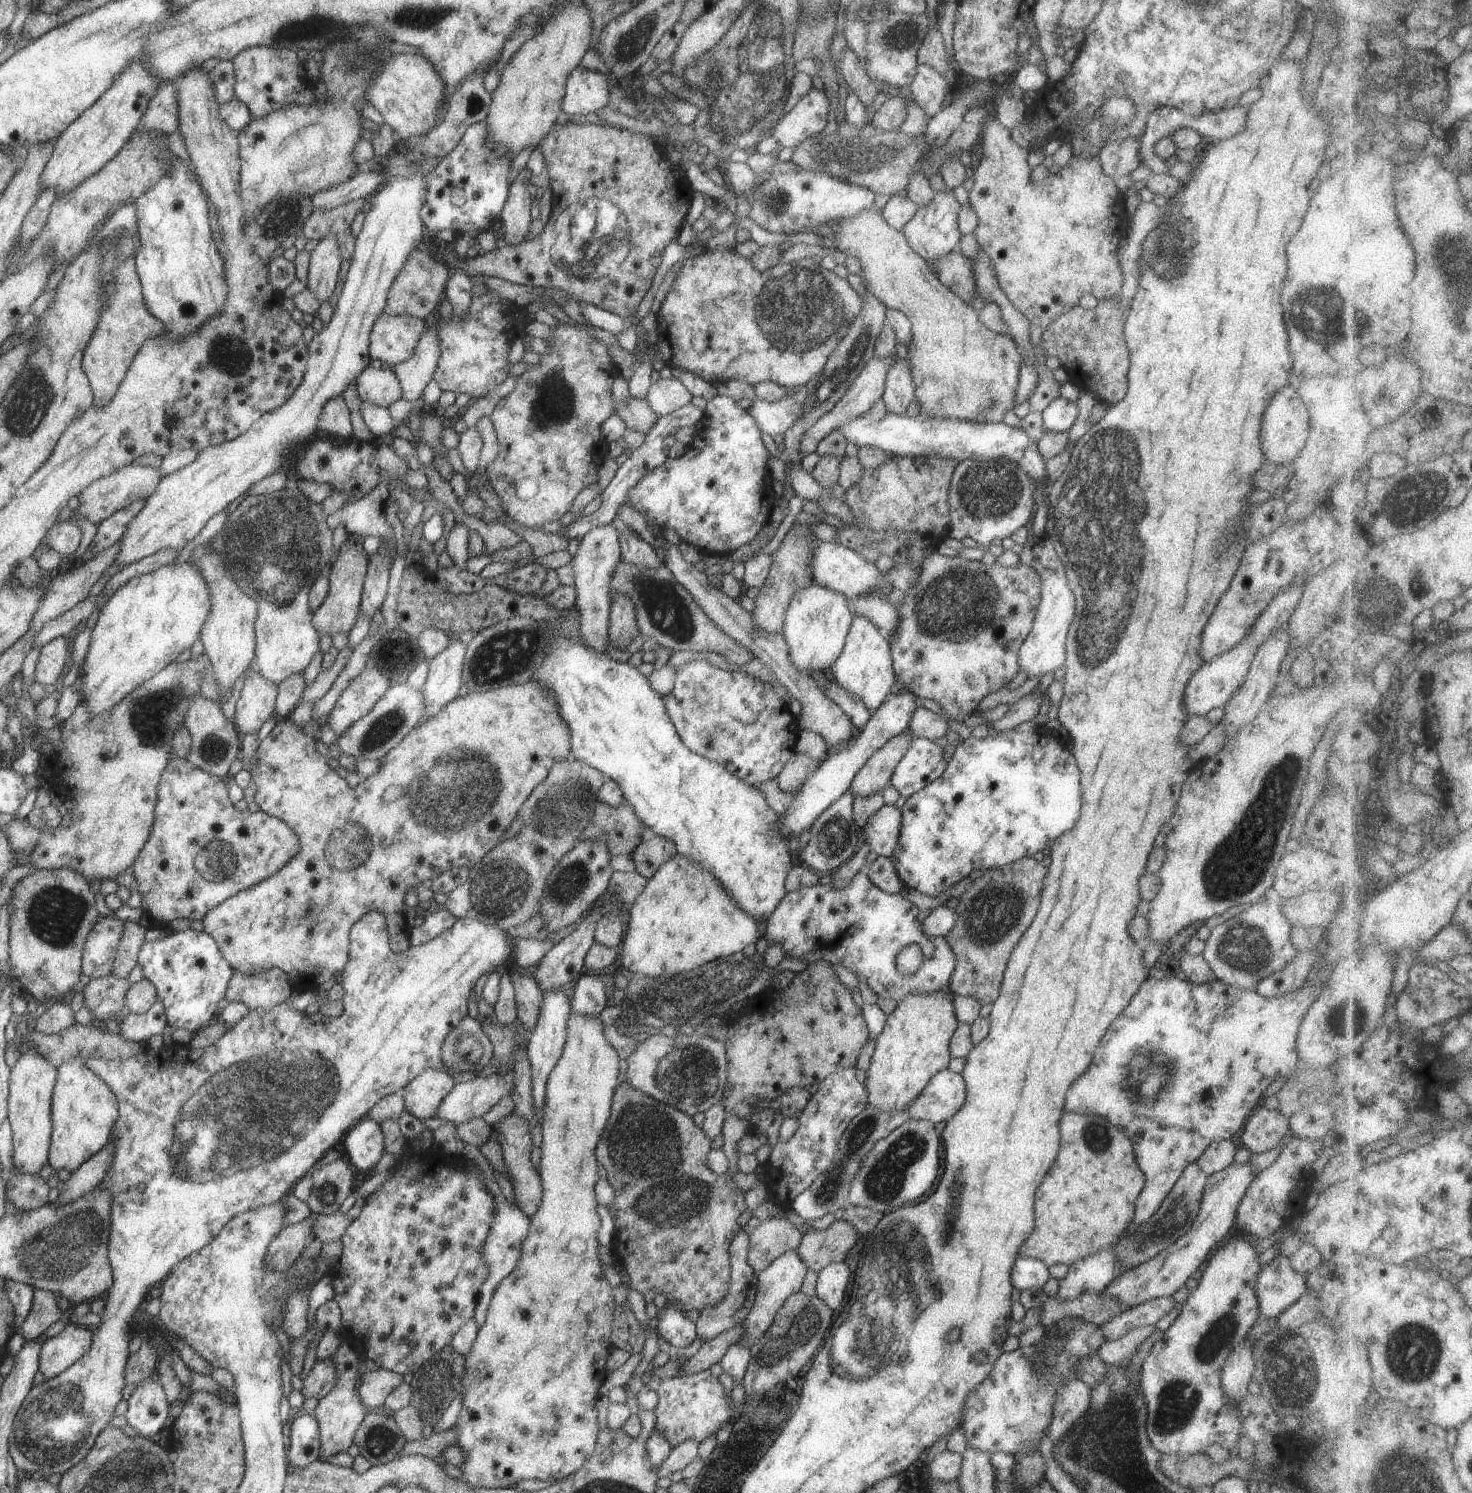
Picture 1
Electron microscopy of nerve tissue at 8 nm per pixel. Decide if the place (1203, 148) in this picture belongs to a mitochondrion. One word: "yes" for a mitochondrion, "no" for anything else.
no

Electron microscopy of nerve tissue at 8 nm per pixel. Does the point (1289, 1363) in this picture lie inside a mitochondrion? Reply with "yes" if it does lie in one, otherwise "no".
yes

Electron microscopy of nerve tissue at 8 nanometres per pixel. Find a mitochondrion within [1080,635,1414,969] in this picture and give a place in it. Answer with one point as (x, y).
(1240, 862)

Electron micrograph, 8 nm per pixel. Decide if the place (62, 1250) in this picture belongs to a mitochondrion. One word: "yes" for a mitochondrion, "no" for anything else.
yes

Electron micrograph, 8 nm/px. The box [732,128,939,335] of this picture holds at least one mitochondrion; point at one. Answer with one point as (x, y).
(776, 203)

